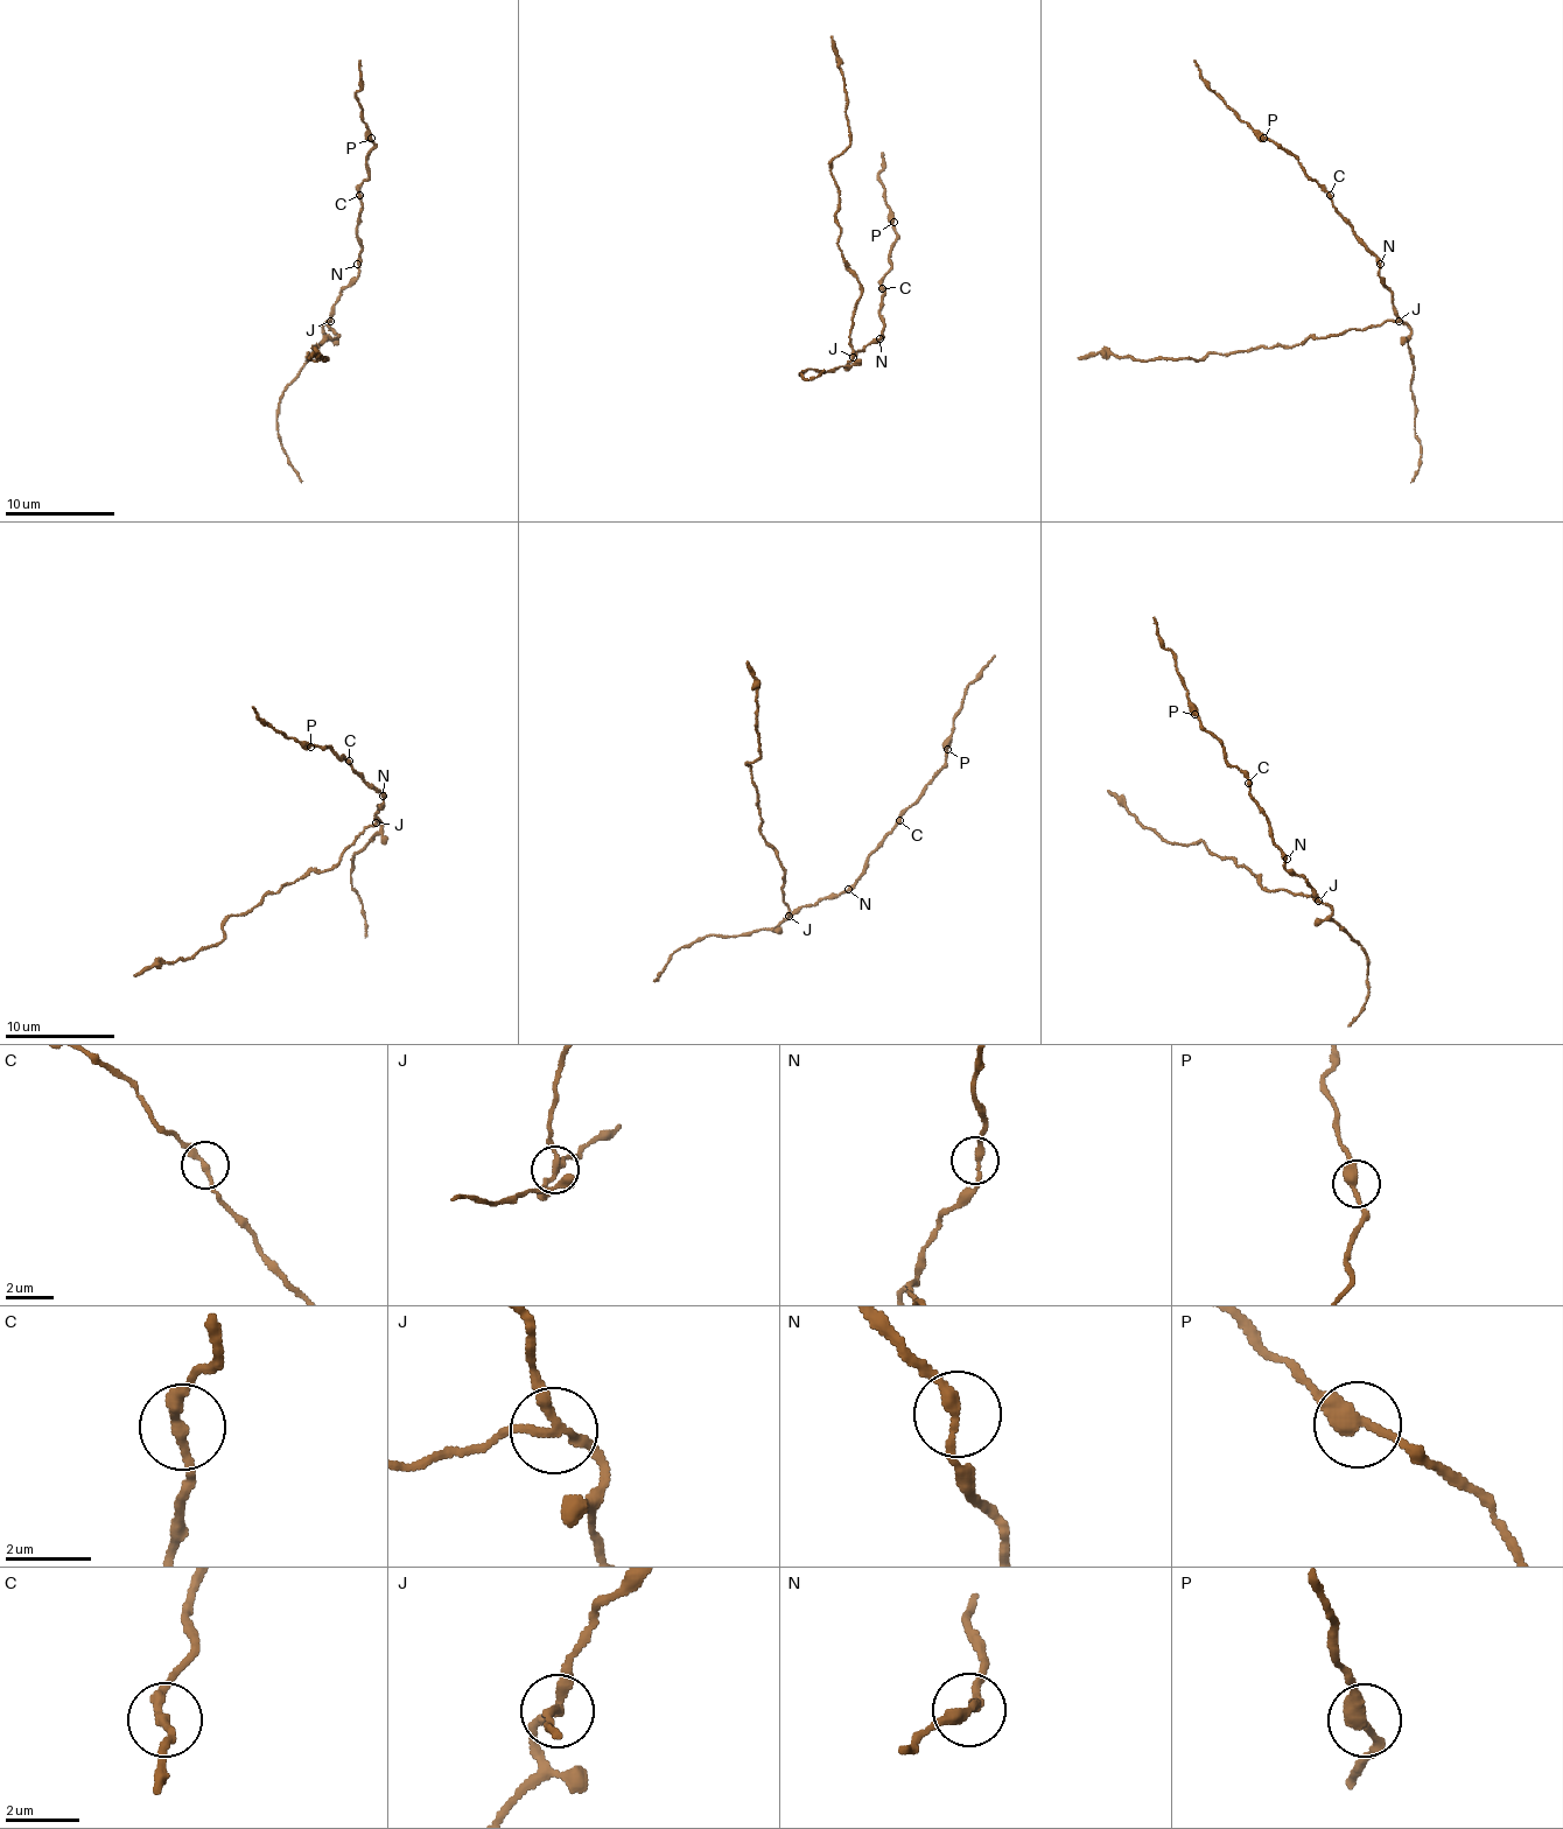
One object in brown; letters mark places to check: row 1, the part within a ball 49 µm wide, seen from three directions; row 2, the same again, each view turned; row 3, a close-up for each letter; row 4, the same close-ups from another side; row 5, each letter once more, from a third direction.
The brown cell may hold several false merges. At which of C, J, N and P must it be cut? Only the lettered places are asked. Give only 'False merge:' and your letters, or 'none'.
False merge: J

